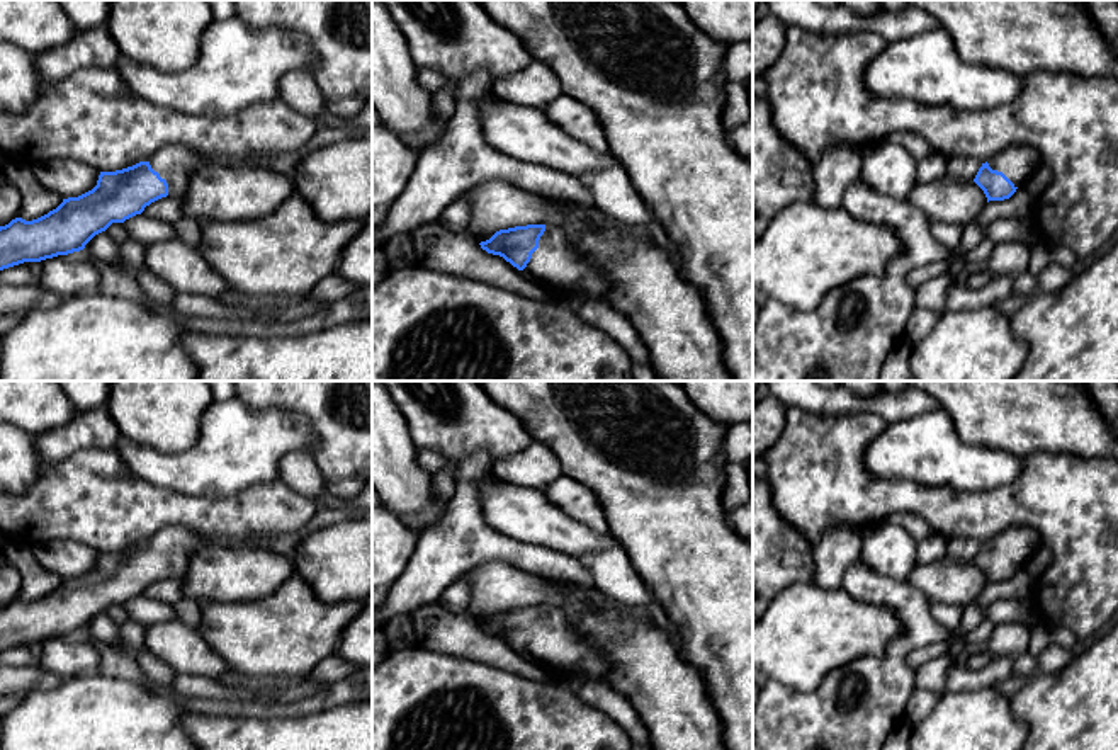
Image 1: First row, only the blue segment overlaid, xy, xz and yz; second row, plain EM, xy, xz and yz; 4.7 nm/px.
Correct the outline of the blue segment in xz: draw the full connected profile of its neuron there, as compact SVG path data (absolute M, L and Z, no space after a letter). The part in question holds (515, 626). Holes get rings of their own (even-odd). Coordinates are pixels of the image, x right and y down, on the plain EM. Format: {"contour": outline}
{"contour": "M527 605L496 612L479 624L483 631L503 638L518 651L547 667L562 682L588 675L607 682L603 653L578 634L562 609Z"}

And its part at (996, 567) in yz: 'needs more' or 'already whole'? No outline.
needs more

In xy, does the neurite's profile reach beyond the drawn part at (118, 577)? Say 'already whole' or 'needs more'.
needs more

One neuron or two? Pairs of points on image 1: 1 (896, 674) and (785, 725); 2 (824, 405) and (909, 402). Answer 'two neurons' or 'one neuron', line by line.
1: one neuron
2: one neuron

